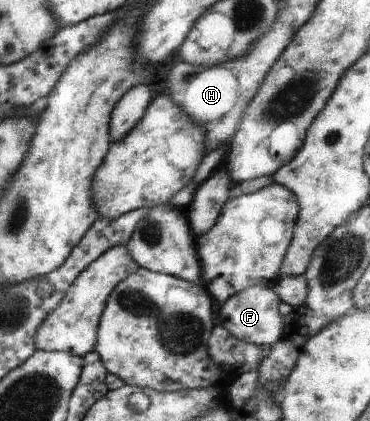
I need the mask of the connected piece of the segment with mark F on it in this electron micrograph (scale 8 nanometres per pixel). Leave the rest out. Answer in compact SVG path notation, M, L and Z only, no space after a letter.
M272 285L249 286L222 303L219 310L223 318L222 326L238 340L255 346L272 346L282 339L285 328L284 316L279 312L281 302Z

